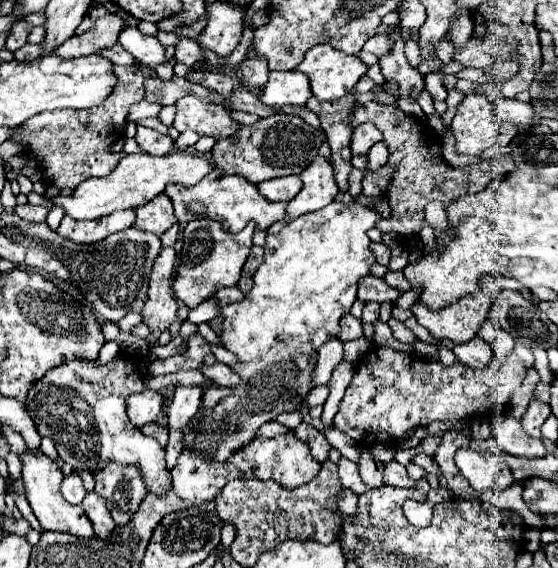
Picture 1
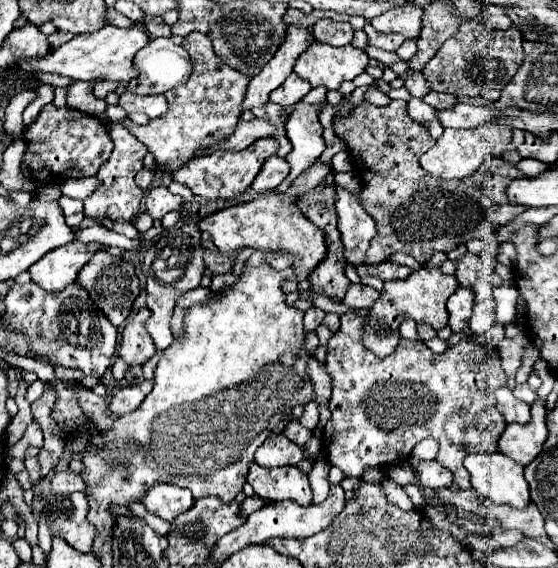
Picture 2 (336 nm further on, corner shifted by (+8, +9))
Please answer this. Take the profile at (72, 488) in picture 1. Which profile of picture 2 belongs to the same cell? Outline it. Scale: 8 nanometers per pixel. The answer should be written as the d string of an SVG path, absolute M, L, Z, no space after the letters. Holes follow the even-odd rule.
M60 470L52 476L52 492L54 494L72 494L72 492L84 492L84 480L80 474L70 470Z

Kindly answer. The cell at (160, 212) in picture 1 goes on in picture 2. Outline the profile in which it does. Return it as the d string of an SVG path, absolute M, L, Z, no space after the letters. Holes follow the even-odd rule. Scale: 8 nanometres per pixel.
M158 186L146 192L144 198L144 210L154 218L154 220L162 220L168 212L178 210L182 206L182 196L172 194L166 186Z

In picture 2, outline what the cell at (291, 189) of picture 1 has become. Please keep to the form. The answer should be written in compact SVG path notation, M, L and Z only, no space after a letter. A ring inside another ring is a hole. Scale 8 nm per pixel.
M270 156L266 160L266 164L262 166L262 172L254 178L250 188L254 188L260 194L262 192L270 192L270 190L274 190L288 176L288 172L290 172L290 164L286 164L284 158Z

